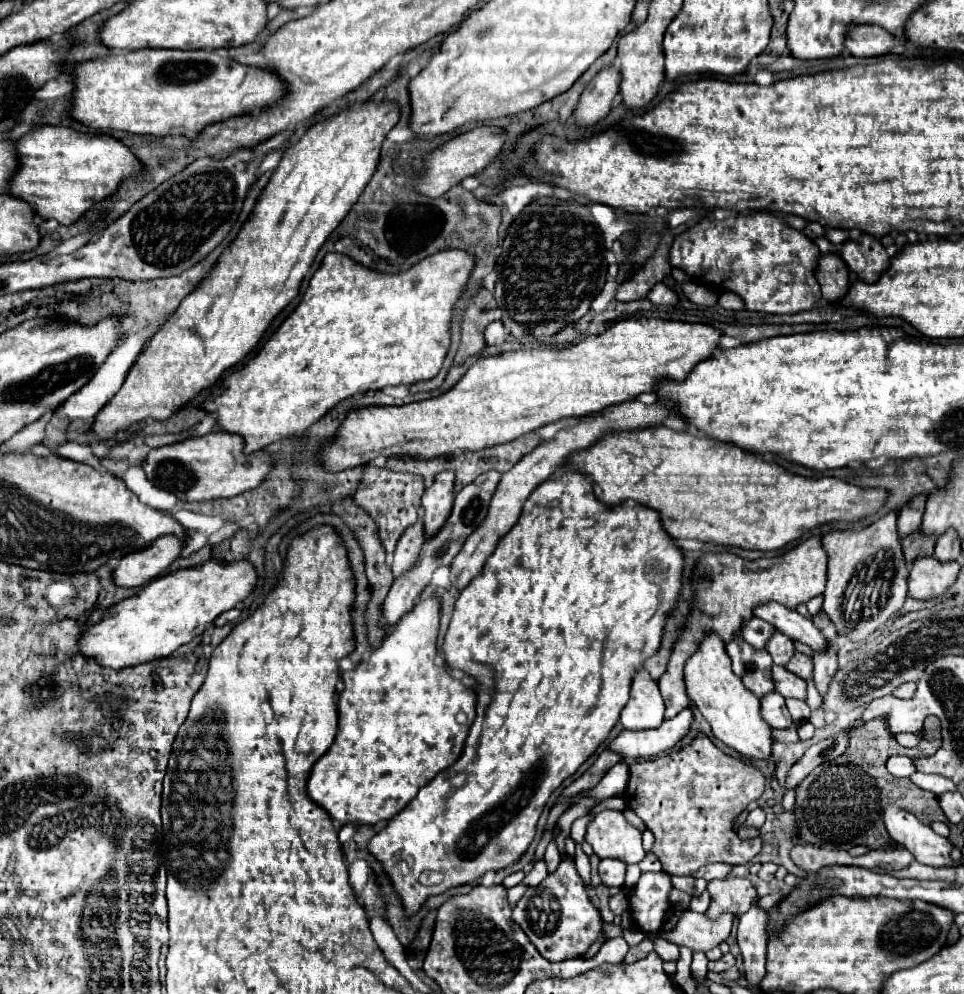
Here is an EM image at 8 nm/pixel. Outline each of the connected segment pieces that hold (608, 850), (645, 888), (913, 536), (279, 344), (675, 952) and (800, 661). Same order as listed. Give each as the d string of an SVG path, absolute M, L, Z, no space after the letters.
M605 809L597 813L587 825L585 841L601 859L613 857L631 865L645 857L641 847L641 831L635 829L621 811Z
M665 871L641 873L629 895L629 909L643 931L659 931L669 909L671 889L671 877Z
M917 529L917 531L909 533L907 537L903 537L901 543L903 543L905 559L907 559L907 563L911 563L921 555L931 555L933 553L935 535L923 535L923 531Z
M441 251L435 255L429 255L427 259L415 263L409 271L405 273L397 273L397 275L385 275L385 273L377 273L373 269L367 269L359 263L355 263L353 259L341 255L341 253L329 253L325 255L321 267L313 273L301 303L295 307L295 311L277 327L277 331L265 341L265 345L257 351L257 355L253 359L249 359L241 369L233 371L231 375L227 375L221 381L221 387L211 393L205 401L199 403L199 409L217 415L217 429L227 431L227 433L237 433L245 439L245 453L255 453L261 451L263 447L267 447L273 441L279 441L283 437L293 437L297 433L303 433L309 425L313 425L315 421L319 421L335 403L339 403L345 397L351 397L355 393L367 393L367 391L379 391L387 385L413 385L419 381L429 381L433 379L441 365L443 359L447 355L449 349L449 323L451 323L451 313L453 313L453 303L459 299L461 289L465 285L465 281L469 279L473 269L473 259L469 253L465 251Z
M655 939L655 951L661 955L663 961L679 959L679 947L675 947L675 943L667 943L665 939Z
M795 653L791 657L791 661L785 665L785 669L799 675L801 679L807 679L809 675L813 675L813 661L811 661L811 657L807 657L803 653Z

